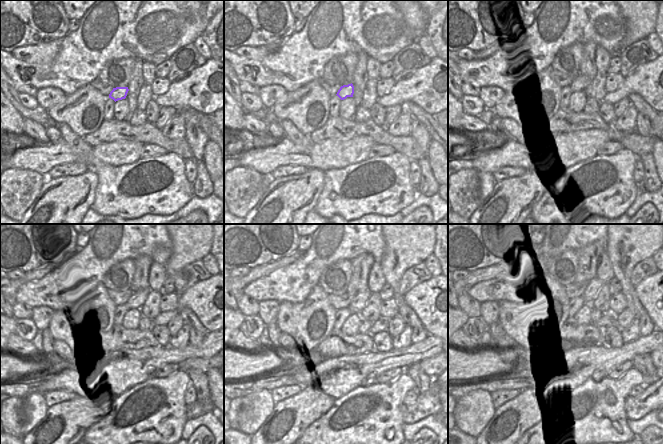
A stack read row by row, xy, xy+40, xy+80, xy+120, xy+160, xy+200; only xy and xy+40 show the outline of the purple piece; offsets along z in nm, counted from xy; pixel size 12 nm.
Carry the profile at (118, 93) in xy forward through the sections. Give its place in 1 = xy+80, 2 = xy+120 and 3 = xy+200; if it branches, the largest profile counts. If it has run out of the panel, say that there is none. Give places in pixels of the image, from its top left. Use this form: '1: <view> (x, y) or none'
1: xy+80 (579, 83)
2: xy+120 (137, 299)
3: xy+200 (589, 294)

